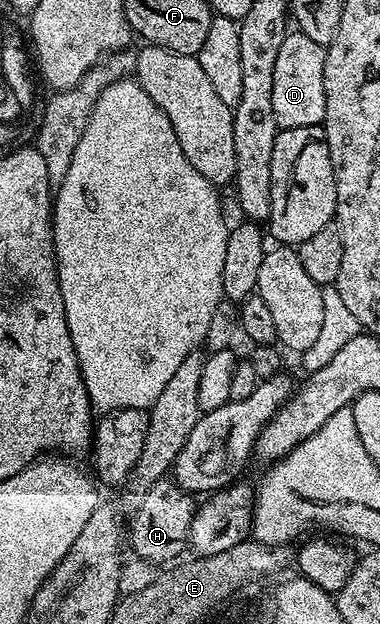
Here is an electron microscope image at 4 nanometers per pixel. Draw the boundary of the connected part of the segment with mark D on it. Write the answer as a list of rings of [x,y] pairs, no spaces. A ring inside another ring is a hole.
[[[291,30],[280,45],[276,70],[272,77],[272,113],[276,113],[279,128],[317,127],[326,121],[324,97],[324,61],[326,48],[316,45],[312,37]]]

